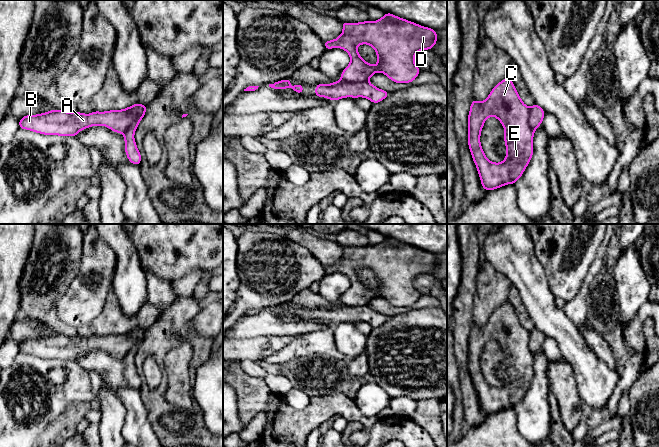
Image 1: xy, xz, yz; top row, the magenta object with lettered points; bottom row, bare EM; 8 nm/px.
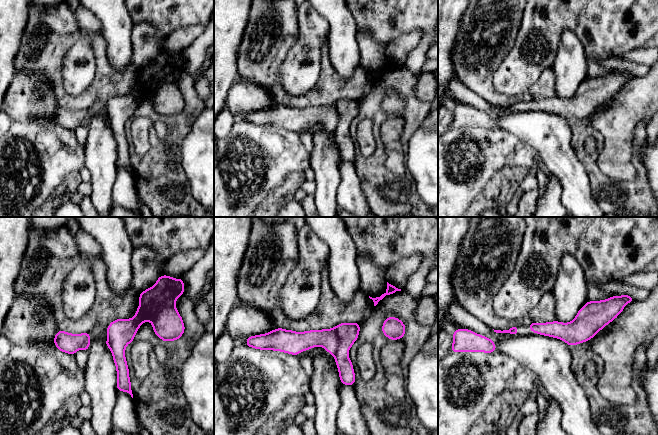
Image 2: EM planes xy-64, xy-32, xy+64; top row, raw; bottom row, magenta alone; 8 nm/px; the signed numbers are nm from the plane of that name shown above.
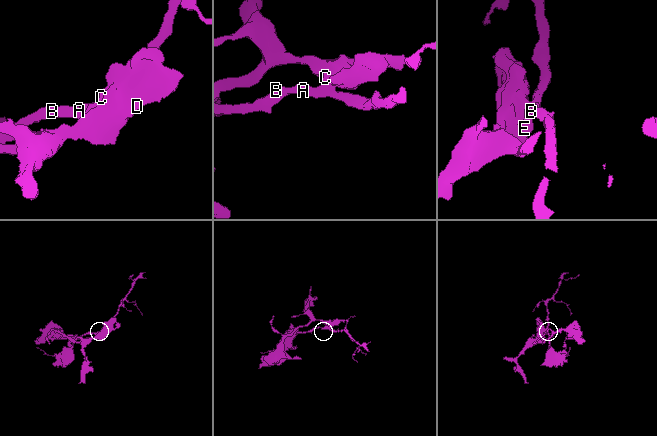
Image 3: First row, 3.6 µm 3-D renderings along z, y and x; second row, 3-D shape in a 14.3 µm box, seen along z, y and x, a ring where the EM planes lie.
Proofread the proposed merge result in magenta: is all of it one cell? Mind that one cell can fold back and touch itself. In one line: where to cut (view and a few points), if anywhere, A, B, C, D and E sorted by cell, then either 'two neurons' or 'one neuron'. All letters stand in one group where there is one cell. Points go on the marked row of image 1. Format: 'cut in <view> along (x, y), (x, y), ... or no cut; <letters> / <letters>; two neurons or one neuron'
cut in xz along (342, 79), (348, 82), (367, 81); A B / C D E; two neurons

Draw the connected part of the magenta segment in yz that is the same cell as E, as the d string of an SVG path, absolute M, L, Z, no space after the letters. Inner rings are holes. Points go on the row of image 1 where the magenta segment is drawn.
M508 77L493 88L485 101L478 102L472 99L468 115L468 146L481 178L482 187L486 191L498 189L507 184L514 184L528 166L534 152L534 130L529 125L529 116L530 108L522 102L513 82ZM490 116L495 116L502 123L505 131L504 141L507 155L501 163L490 162L480 144L481 130L485 120Z

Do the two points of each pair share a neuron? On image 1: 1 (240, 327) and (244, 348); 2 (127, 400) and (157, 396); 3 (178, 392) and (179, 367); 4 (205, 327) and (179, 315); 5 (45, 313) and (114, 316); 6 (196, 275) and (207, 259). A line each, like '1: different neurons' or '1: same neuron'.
1: different neurons
2: different neurons
3: same neuron
4: different neurons
5: same neuron
6: different neurons

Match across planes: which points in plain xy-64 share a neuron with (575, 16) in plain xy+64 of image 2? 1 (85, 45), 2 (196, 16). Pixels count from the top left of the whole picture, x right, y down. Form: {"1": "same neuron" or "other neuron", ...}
{"1": "same neuron", "2": "same neuron"}

